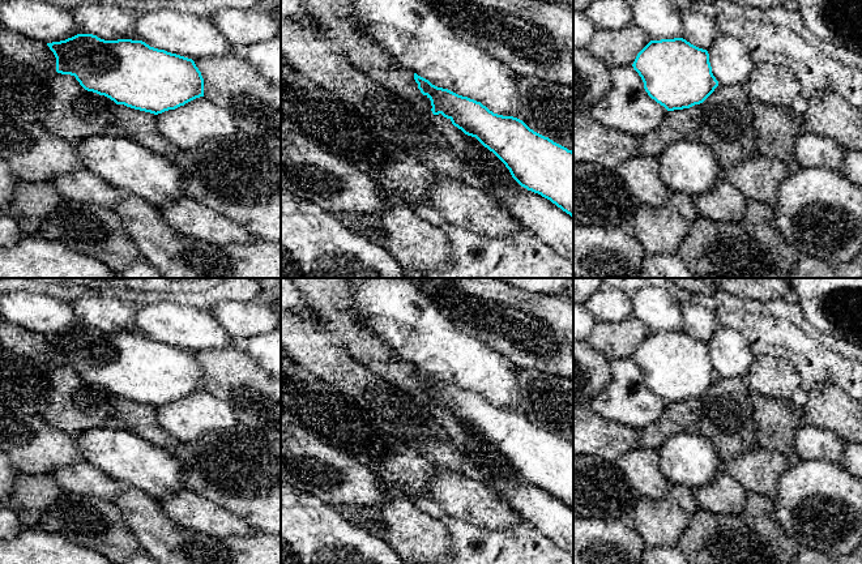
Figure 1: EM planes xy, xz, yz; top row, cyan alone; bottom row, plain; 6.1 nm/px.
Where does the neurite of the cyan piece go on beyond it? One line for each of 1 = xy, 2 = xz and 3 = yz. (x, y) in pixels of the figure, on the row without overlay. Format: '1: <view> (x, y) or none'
1: none
2: none
3: none

